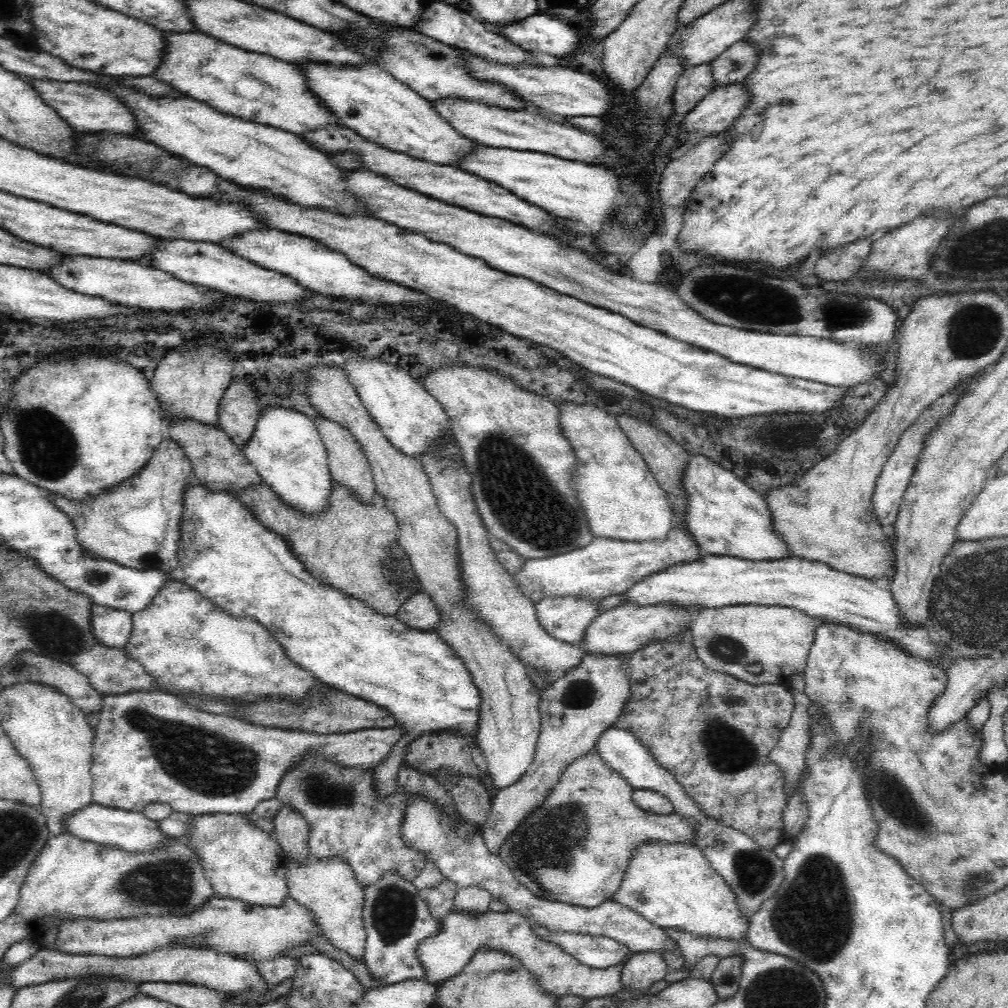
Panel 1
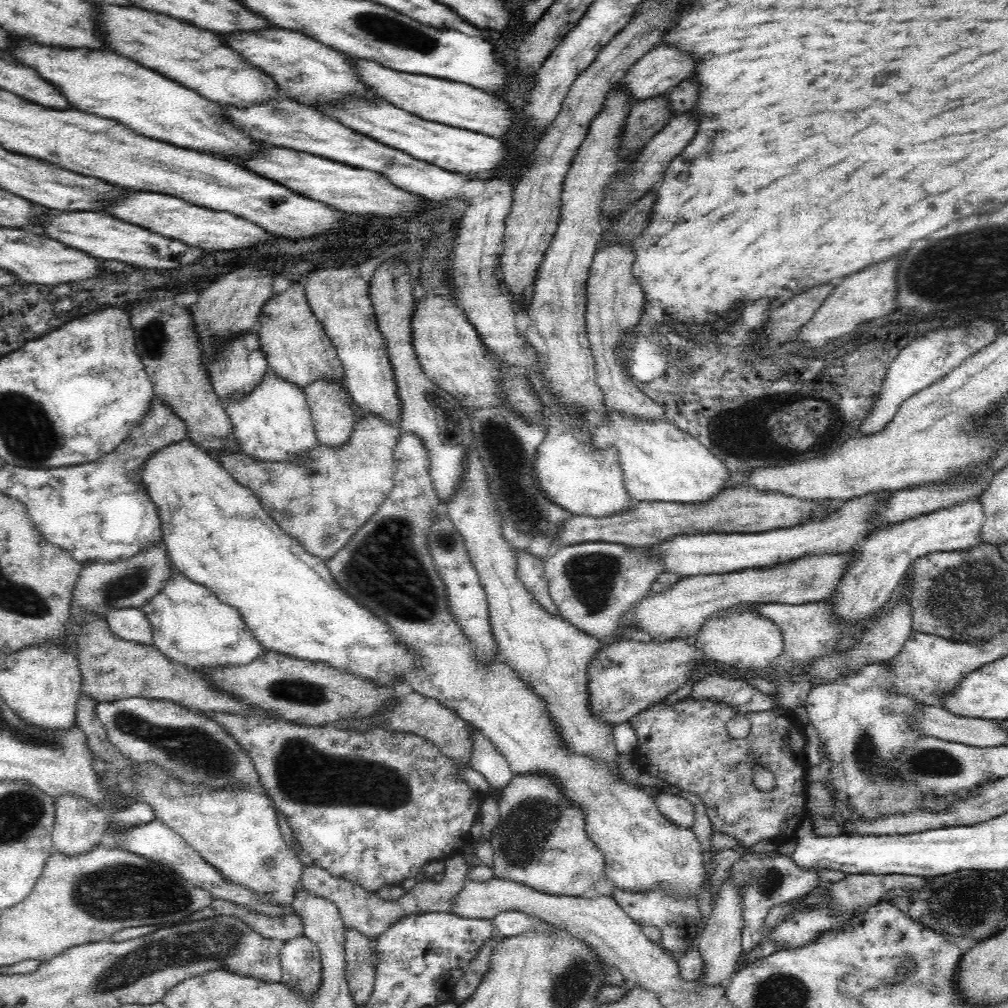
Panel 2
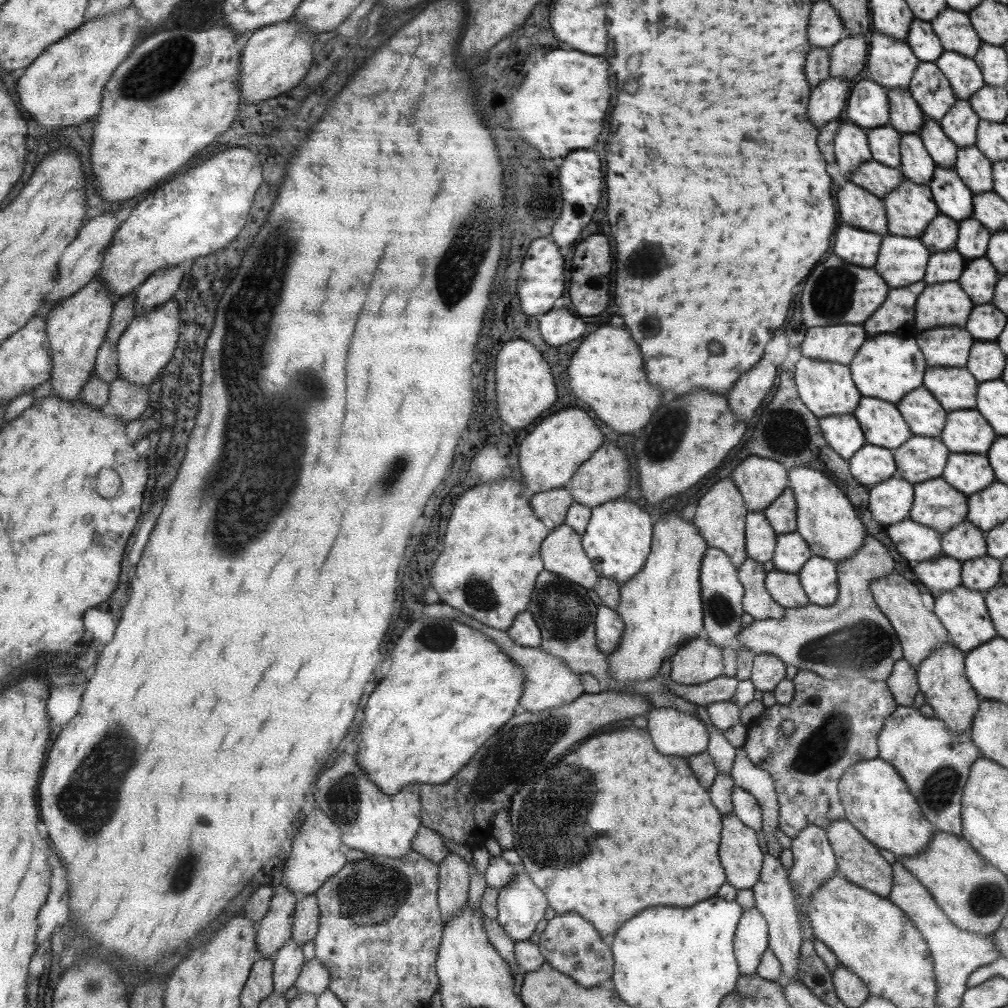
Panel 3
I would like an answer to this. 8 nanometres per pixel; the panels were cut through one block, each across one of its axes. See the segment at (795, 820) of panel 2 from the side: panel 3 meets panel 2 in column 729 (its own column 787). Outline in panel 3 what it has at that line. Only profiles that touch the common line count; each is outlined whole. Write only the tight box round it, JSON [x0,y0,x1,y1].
[743,670,899,839]

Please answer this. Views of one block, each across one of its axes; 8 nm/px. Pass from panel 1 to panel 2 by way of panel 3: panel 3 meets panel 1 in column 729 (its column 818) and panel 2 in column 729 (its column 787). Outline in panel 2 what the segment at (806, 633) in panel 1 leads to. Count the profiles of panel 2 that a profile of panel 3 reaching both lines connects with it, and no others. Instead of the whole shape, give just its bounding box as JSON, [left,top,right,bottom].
[697,603,783,669]

